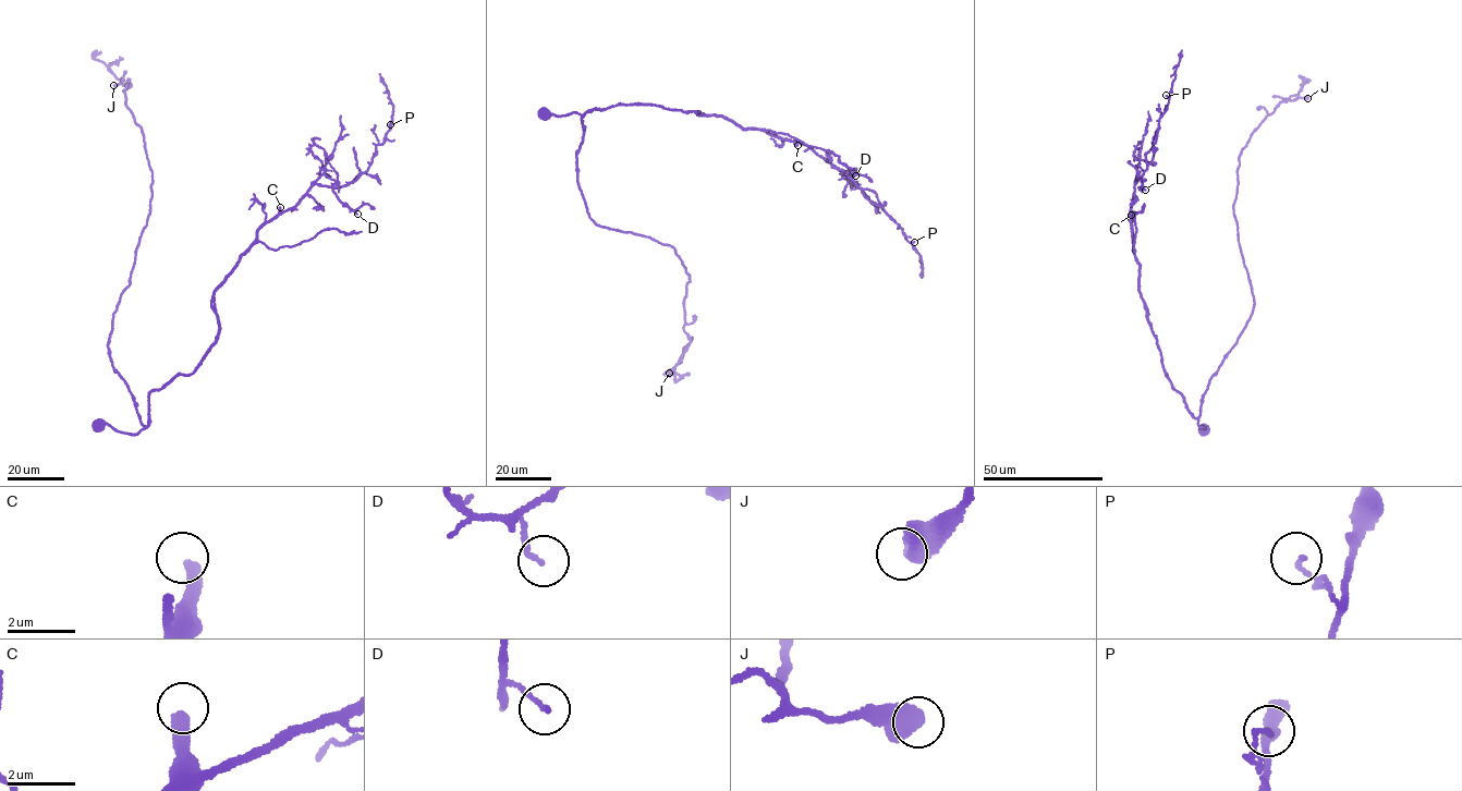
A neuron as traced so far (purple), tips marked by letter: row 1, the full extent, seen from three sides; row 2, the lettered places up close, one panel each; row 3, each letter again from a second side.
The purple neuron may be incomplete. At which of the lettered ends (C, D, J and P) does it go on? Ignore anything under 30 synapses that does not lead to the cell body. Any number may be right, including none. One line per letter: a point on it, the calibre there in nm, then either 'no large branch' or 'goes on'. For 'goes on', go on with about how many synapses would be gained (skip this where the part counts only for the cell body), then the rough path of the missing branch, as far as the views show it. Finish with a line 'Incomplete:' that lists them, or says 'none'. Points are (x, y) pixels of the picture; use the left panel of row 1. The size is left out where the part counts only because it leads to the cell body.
C: at (280, 207); 400 nm thick; goes on; about 250 synapses; missing branch runs (280, 207), (281, 199), (271, 179), (283, 163), (294, 106), (308, 94), (319, 72), (313, 47), (337, 32)
D: at (357, 214); 120 nm thick; no large branch
J: at (113, 85); 500 nm thick; no large branch
P: at (390, 124); 120 nm thick; no large branch
Incomplete: C

